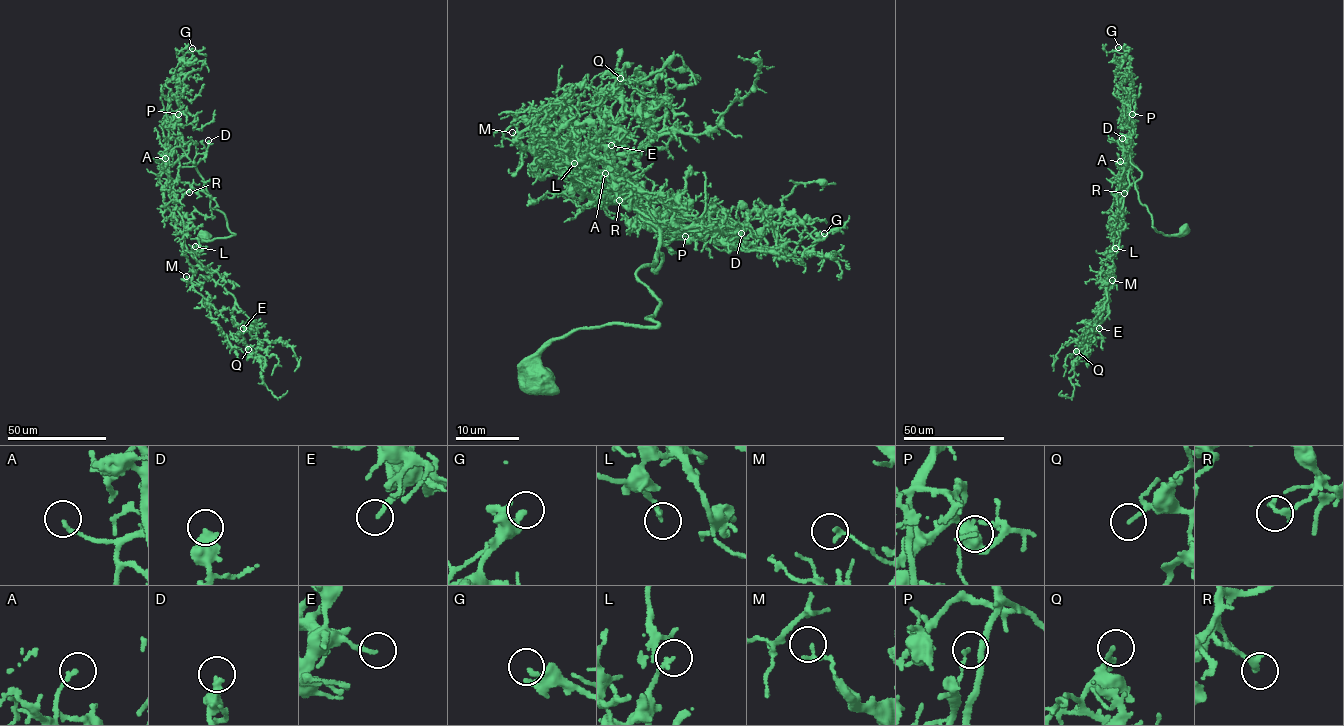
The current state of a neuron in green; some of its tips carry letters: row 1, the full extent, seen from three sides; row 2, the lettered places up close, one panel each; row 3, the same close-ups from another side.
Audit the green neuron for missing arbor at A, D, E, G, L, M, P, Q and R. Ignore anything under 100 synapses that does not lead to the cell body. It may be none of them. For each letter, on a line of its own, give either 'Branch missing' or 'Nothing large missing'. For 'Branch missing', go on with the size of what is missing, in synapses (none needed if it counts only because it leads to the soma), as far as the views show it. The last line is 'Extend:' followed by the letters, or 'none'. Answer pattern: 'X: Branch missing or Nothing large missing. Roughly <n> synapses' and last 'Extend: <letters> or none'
A: Nothing large missing
D: Nothing large missing
E: Nothing large missing
G: Nothing large missing
L: Nothing large missing
M: Nothing large missing
P: Nothing large missing
Q: Nothing large missing
R: Nothing large missing
Extend: none

